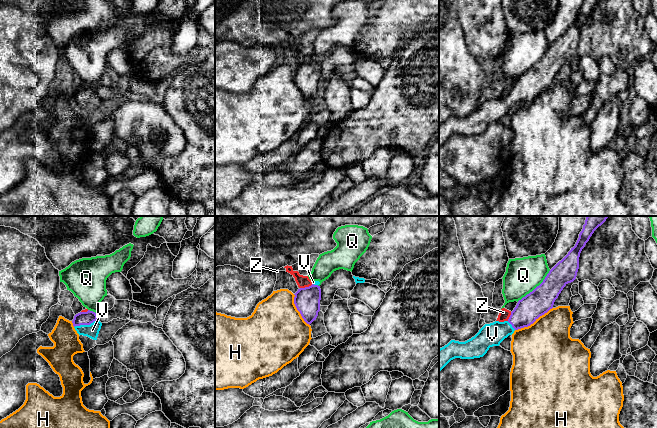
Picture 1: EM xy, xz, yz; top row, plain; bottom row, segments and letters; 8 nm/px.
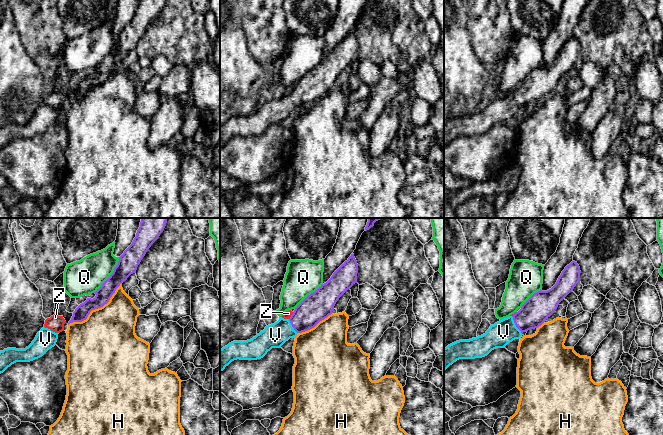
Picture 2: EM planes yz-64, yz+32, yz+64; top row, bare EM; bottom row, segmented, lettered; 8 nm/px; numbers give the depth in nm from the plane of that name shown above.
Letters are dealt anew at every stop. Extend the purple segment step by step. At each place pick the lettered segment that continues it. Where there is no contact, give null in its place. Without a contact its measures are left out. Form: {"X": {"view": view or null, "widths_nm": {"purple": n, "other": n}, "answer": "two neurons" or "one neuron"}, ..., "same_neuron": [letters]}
{"H": {"view": "yz", "widths_nm": {"purple": 200, "other": 480}, "answer": "two neurons"}, "Q": {"view": "yz", "widths_nm": {"purple": 200, "other": 280}, "answer": "two neurons"}, "V": {"view": "xy", "widths_nm": {"purple": 110, "other": 110}, "answer": "one neuron"}, "Z": {"view": "xz", "widths_nm": {"purple": 200, "other": 100}, "answer": "two neurons"}, "same_neuron": ["V"]}

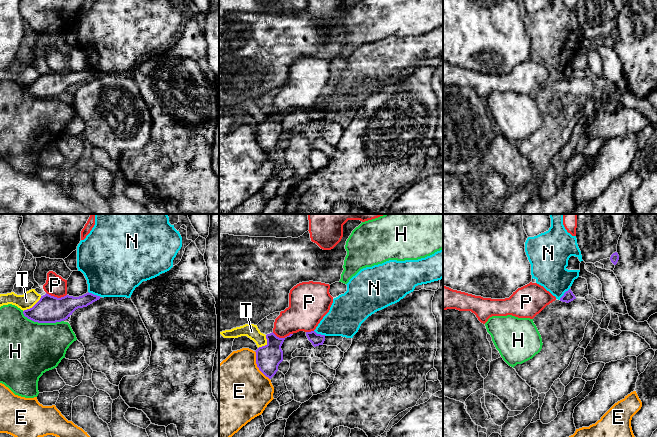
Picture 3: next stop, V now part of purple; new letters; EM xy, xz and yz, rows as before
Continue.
{"E": {"view": "xz", "widths_nm": {"purple": 200, "other": 480}, "answer": "two neurons"}, "H": {"view": "xy", "widths_nm": {"purple": 220, "other": 460}, "answer": "two neurons"}, "N": {"view": "xy", "widths_nm": {"purple": 160, "other": 440}, "answer": "two neurons"}, "P": {"view": "xy", "widths_nm": {"purple": 220, "other": 170}, "answer": "two neurons"}, "T": {"view": "xy", "widths_nm": {"purple": 220, "other": 130}, "answer": "two neurons"}, "same_neuron": []}

